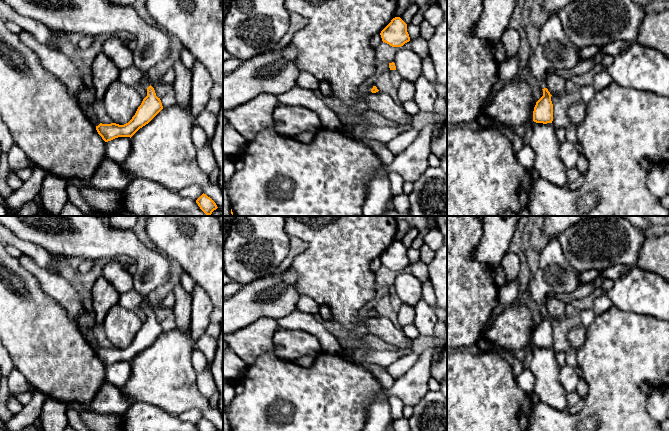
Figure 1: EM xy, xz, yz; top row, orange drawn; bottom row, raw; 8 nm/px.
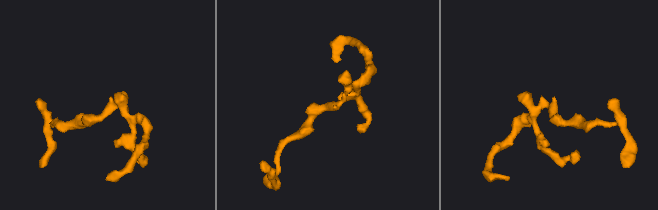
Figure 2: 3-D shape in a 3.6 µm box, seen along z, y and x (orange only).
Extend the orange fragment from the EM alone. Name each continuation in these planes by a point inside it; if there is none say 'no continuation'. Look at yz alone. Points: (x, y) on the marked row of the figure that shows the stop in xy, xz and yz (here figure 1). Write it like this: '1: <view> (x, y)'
1: yz (554, 51)

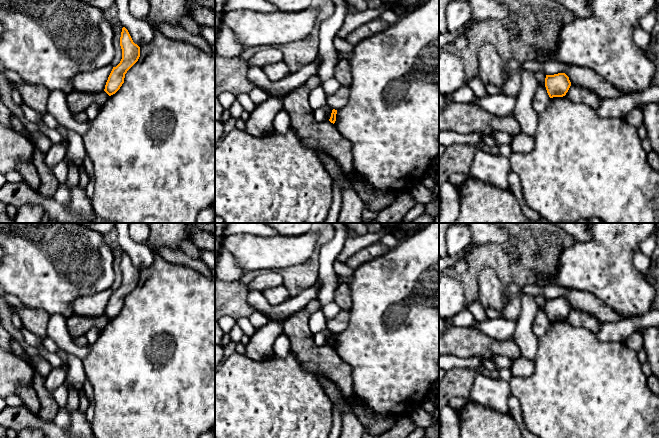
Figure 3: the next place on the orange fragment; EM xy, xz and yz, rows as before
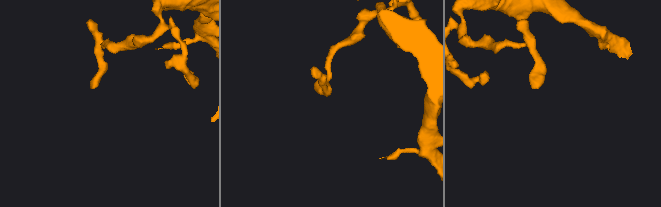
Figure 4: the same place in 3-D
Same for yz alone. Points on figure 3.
no continuation

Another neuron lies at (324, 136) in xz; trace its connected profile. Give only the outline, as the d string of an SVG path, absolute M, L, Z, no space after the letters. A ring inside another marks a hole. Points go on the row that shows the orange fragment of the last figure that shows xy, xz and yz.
M315 74L283 98L283 109L290 116L290 127L308 148L327 152L345 173L352 176L354 166L350 142L342 137L329 120L317 122L314 119L309 93L318 86L321 86L321 81Z

